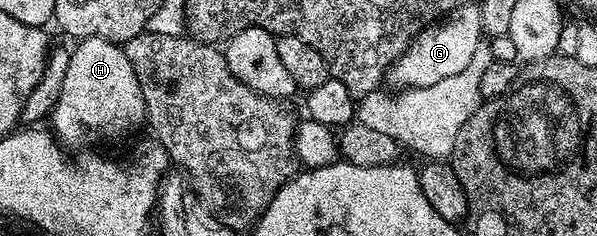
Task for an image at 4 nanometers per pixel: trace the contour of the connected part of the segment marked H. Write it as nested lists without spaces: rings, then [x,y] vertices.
[[[85,36],[77,44],[80,45],[70,51],[70,66],[66,66],[62,94],[58,94],[58,102],[50,117],[51,131],[57,141],[68,150],[80,150],[85,146],[95,145],[92,144],[95,140],[108,140],[111,136],[120,136],[139,124],[143,125],[146,120],[142,86],[138,86],[138,74],[134,74],[134,66],[130,66],[130,58],[124,53],[123,47],[113,40],[103,40],[97,36]]]

